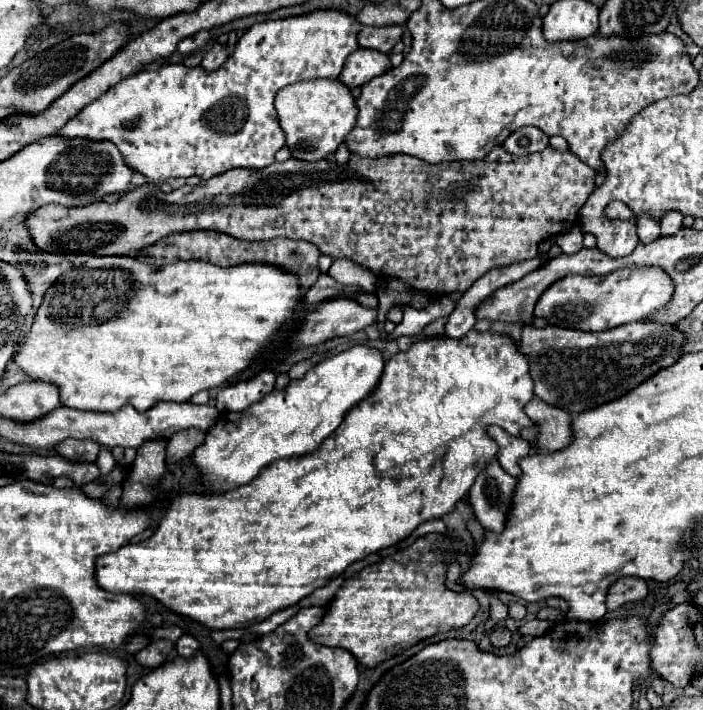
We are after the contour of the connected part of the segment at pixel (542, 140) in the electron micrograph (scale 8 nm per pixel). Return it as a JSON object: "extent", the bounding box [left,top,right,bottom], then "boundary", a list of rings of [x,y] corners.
{"extent":[503,125,549,157],"boundary":[[[525,125],[525,127],[513,131],[513,133],[505,139],[505,143],[503,143],[503,149],[505,149],[507,153],[519,155],[519,157],[521,157],[521,155],[539,153],[539,151],[543,151],[543,149],[547,149],[547,147],[549,147],[549,137],[547,137],[541,129],[537,129],[537,127],[533,127],[533,125]]]}

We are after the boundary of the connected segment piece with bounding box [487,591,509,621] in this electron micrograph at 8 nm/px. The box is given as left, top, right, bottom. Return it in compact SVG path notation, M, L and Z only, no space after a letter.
M487 591L487 595L489 595L489 601L491 601L491 619L493 621L503 621L503 619L507 619L507 605L503 605L495 595L495 591Z

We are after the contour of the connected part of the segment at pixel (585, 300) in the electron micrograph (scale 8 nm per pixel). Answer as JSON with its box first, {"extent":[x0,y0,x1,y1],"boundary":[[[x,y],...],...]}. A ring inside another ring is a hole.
{"extent":[535,267,675,331],"boundary":[[[625,267],[603,277],[567,275],[545,291],[537,301],[535,317],[545,317],[549,325],[561,325],[581,331],[607,331],[617,325],[645,321],[673,299],[675,285],[669,273],[661,267]],[[597,281],[601,289],[597,289]]]}

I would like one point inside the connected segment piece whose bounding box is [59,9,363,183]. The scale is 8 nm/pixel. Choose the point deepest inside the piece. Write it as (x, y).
(176, 121)

